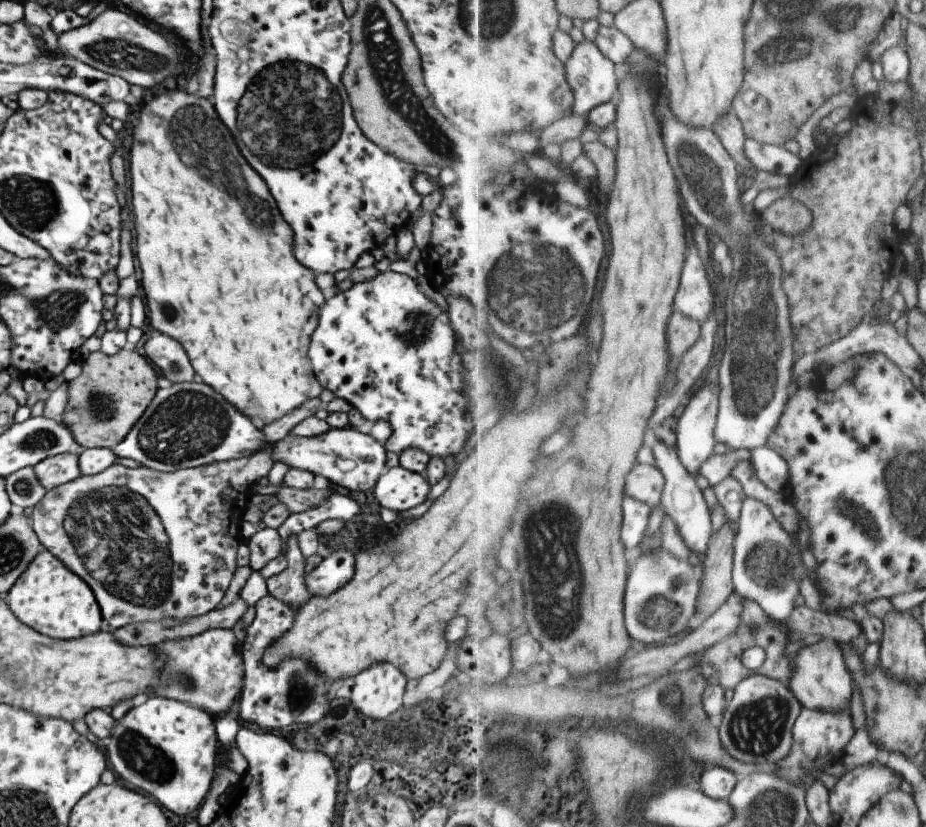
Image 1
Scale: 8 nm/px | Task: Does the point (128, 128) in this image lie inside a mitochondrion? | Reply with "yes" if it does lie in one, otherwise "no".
no

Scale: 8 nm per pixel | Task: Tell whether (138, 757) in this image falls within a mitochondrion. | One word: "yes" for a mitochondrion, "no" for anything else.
yes

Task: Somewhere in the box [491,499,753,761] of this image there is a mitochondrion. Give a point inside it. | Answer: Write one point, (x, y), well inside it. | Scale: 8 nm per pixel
(660, 613)

